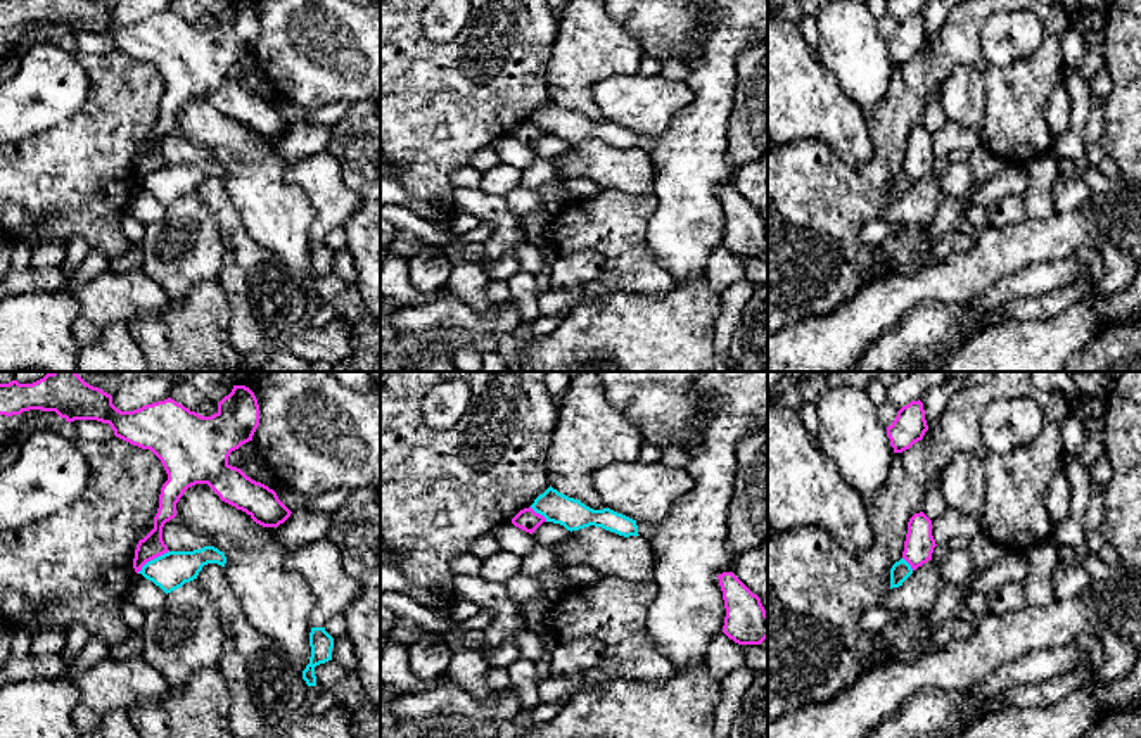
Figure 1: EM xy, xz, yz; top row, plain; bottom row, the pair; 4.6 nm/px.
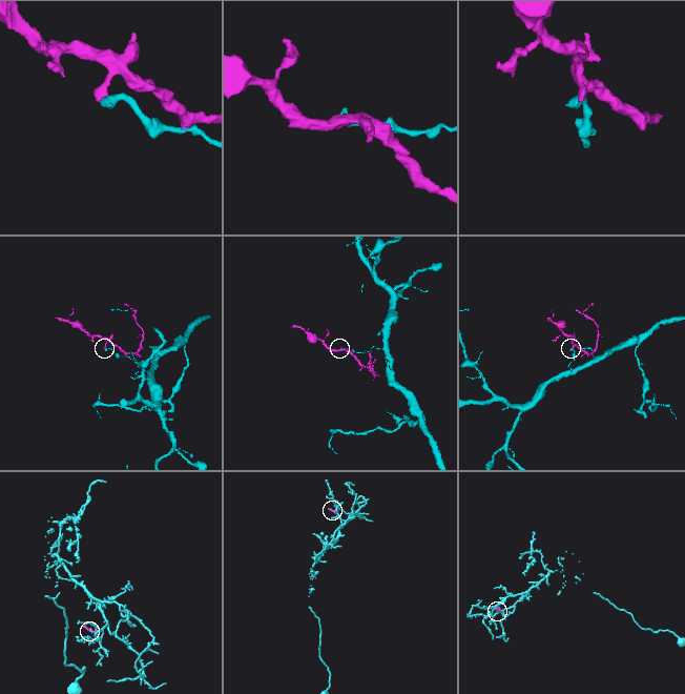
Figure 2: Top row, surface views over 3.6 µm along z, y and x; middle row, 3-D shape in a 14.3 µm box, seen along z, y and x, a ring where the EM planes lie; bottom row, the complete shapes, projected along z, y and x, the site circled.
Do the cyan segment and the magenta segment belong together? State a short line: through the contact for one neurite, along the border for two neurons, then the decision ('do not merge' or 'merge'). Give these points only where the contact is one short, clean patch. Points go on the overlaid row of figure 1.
line xy (168, 550), (151, 559), (137, 572); do not merge

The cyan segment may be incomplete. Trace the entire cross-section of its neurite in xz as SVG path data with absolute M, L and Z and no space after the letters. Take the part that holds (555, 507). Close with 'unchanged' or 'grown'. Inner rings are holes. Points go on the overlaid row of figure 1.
M551 486L534 499L531 508L543 515L546 522L560 524L570 532L595 525L624 538L640 536L636 520L610 508L593 510Z; unchanged

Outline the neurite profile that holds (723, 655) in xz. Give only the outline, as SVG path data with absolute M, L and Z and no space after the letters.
M719 633L707 646L705 662L711 676L723 681L733 669L745 664L745 655L738 643Z

